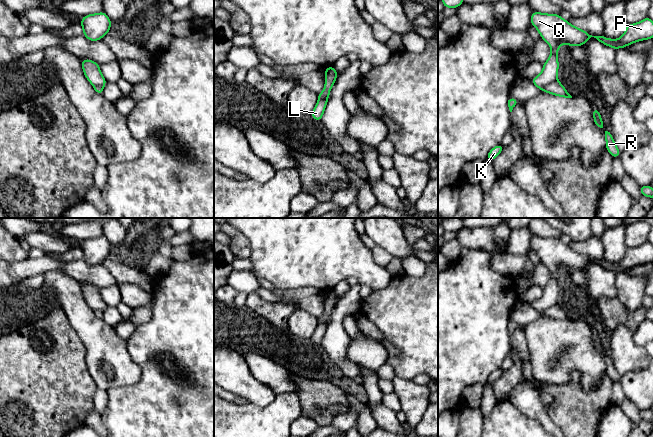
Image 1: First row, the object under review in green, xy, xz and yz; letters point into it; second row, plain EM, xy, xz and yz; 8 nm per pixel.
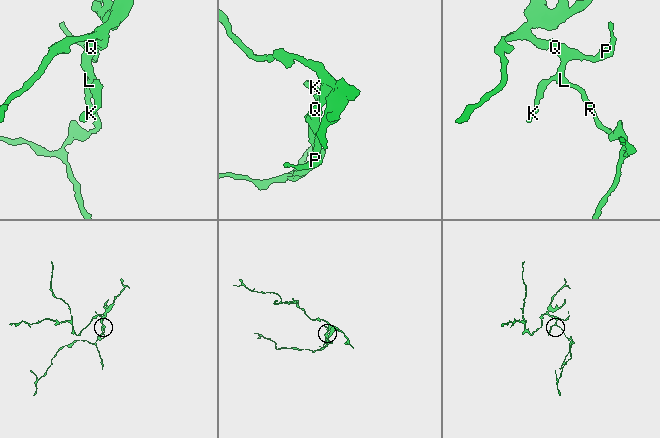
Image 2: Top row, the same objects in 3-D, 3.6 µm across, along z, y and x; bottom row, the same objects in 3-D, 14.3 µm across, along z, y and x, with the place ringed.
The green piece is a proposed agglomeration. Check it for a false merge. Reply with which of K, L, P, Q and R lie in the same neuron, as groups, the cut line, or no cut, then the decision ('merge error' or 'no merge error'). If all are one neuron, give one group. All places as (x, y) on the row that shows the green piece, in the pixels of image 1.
K P Q / L R; cut in yz along (556, 79), (541, 89); merge error

